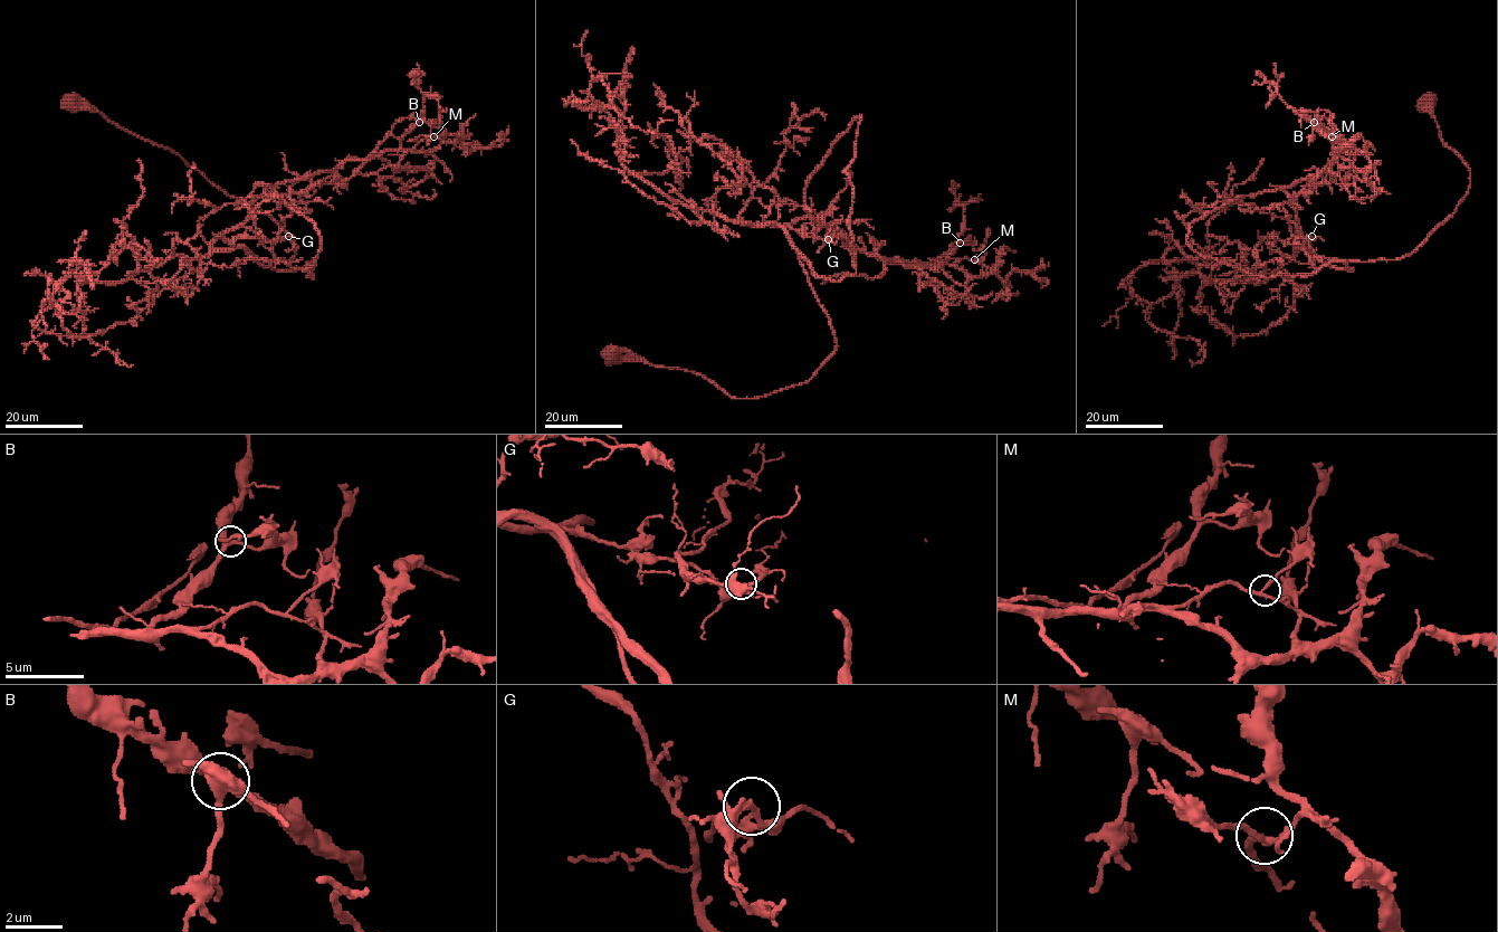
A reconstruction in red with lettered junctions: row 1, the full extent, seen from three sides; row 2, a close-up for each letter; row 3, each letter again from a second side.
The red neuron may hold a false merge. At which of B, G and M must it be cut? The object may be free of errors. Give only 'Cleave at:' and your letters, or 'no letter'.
Cleave at: G

